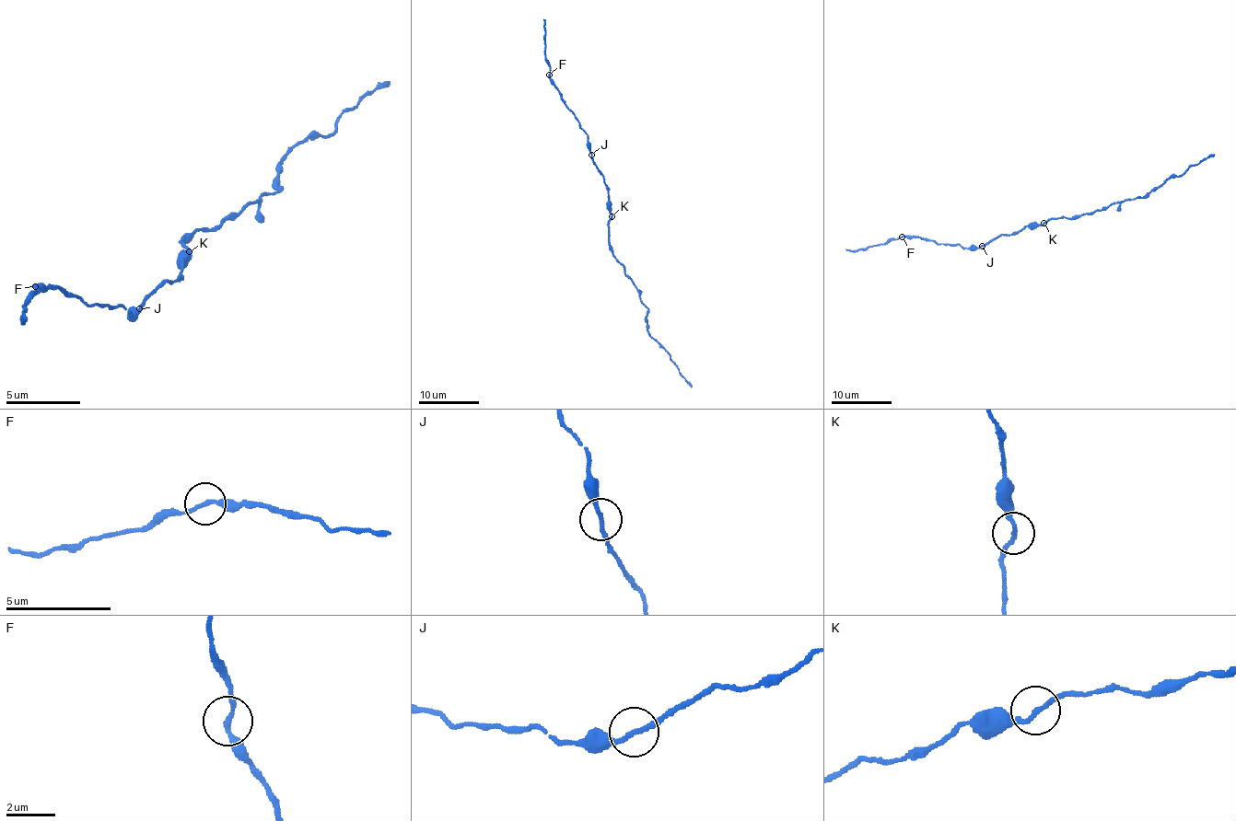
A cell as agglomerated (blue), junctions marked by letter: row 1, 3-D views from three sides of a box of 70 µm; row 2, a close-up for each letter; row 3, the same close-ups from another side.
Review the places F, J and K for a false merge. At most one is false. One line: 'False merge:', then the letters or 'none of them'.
False merge: K

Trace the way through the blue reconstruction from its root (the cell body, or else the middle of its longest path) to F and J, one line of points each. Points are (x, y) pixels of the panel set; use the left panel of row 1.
F: (184, 260), (180, 275), (173, 283), (166, 283), (132, 316), (121, 305), (87, 305), (64, 290), (35, 286)
J: (184, 260), (180, 275), (173, 283), (166, 283), (139, 308)

